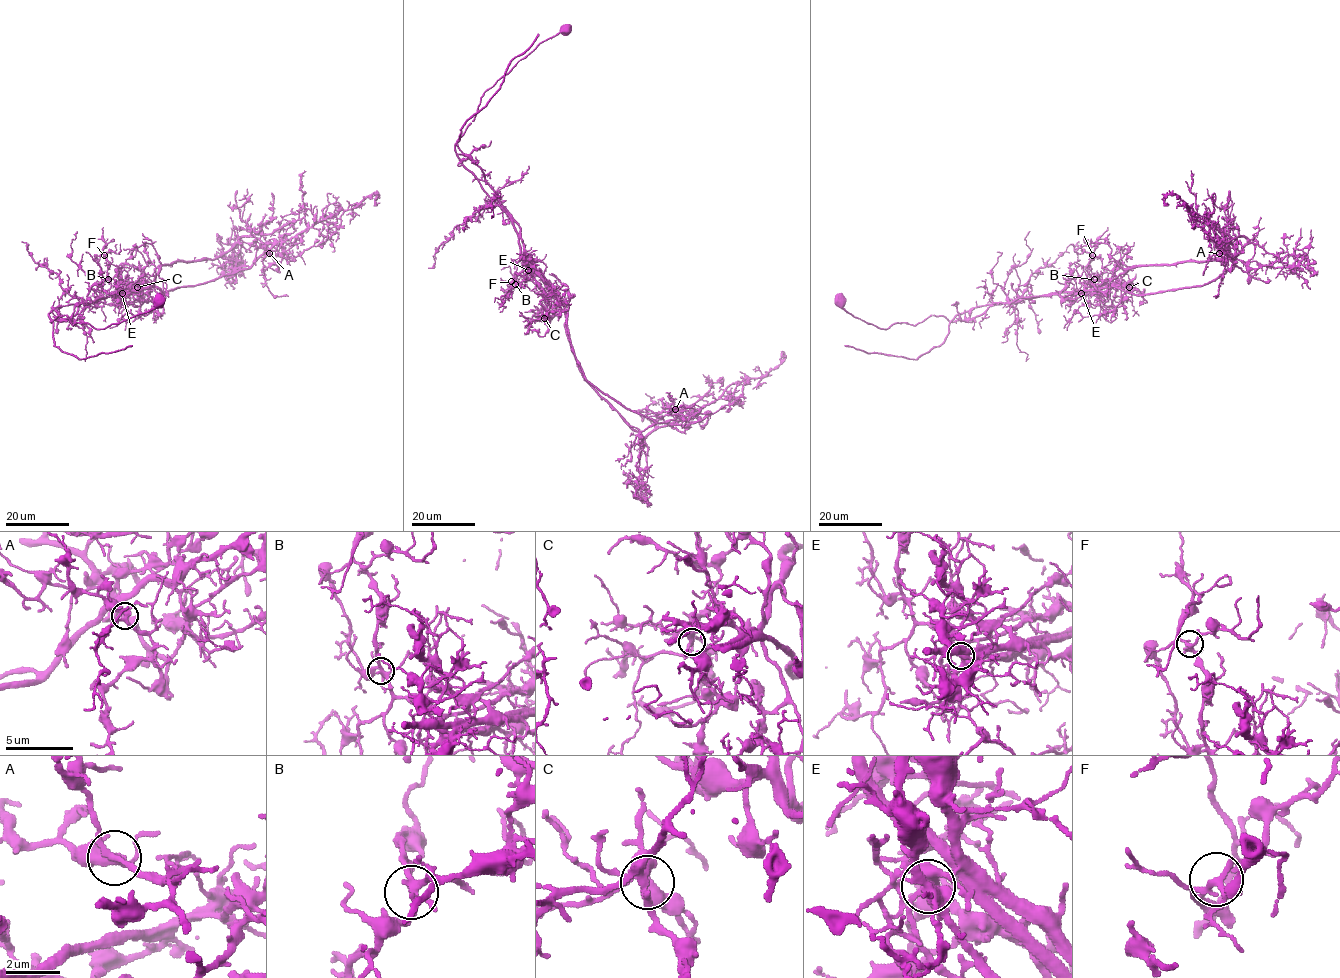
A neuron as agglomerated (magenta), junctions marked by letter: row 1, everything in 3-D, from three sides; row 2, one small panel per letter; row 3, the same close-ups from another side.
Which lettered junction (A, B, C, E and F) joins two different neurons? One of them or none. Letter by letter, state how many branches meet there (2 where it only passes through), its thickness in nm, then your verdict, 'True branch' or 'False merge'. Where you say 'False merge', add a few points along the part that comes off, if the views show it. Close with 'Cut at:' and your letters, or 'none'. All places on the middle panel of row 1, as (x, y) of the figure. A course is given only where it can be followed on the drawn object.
A: Branches: 5. Thickness 320 nm. True branch
B: Branches: 5. Thickness 260 nm. True branch
C: Branches: 4. Thickness 280 nm. True branch
E: Branches: 6. Thickness 440 nm. False merge. Course of the part to remove: (528, 270), (529, 261), (567, 314), (584, 377), (656, 422), (763, 377), (786, 356)
F: Branches: 5. Thickness 200 nm. True branch
Cut at: E

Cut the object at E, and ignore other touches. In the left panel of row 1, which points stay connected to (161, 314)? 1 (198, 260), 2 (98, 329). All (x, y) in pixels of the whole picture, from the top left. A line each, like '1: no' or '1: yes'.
1: yes
2: no

